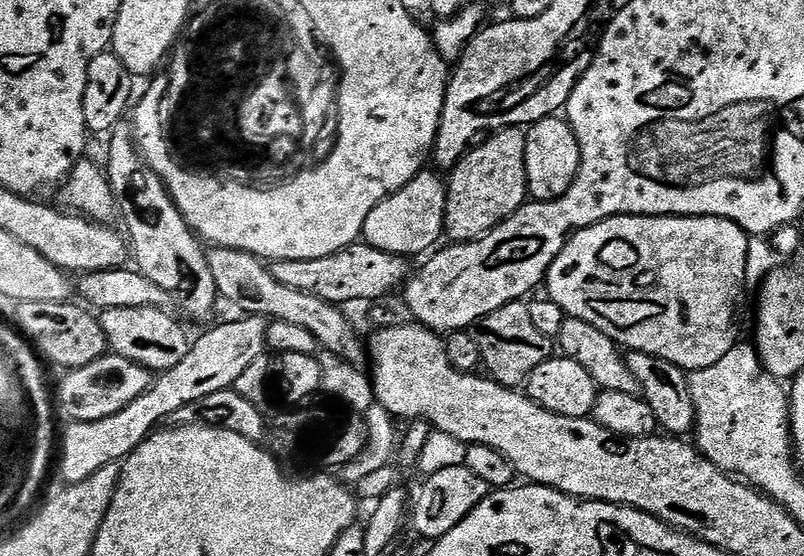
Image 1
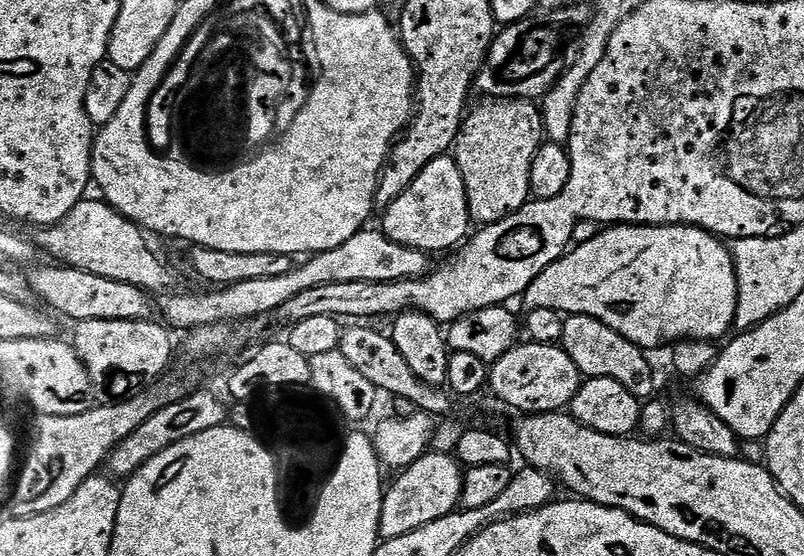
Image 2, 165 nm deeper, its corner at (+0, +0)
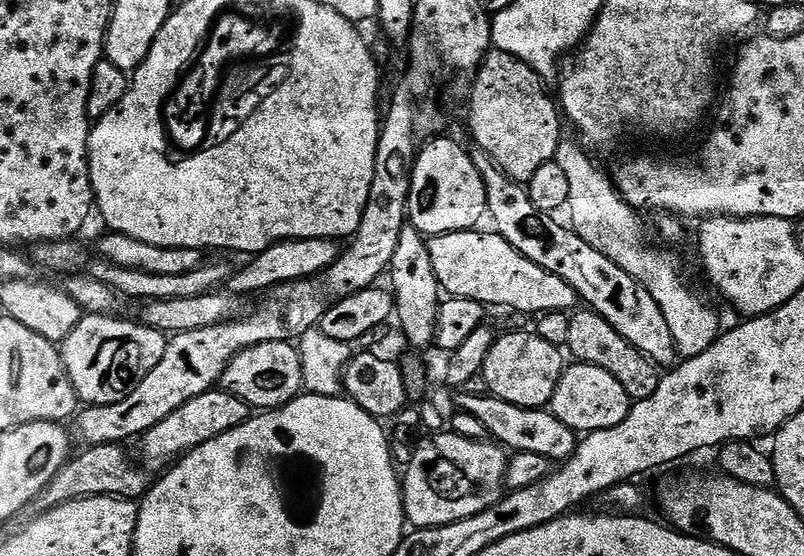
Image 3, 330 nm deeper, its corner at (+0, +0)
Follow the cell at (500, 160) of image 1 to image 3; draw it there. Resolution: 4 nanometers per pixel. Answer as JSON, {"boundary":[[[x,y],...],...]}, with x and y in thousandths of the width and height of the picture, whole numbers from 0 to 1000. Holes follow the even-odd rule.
{"boundary":[[[608,92],[591,131],[591,144],[587,182],[582,187],[582,230],[587,236],[588,261],[607,277],[633,320],[643,327],[655,327],[664,320],[664,311],[670,302],[688,293],[692,286],[692,272],[699,250],[699,201],[693,182],[682,174],[682,165],[677,160],[680,158],[678,146],[673,144],[670,133],[654,119],[654,112],[639,104],[639,97]]]}

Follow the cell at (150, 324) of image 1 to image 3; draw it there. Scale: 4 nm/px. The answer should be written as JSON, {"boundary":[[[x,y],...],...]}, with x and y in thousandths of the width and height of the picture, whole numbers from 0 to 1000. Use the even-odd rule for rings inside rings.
{"boundary":[[[106,567],[80,610],[75,640],[101,728],[152,723],[201,651],[210,606],[178,579],[143,576],[143,567]]]}

